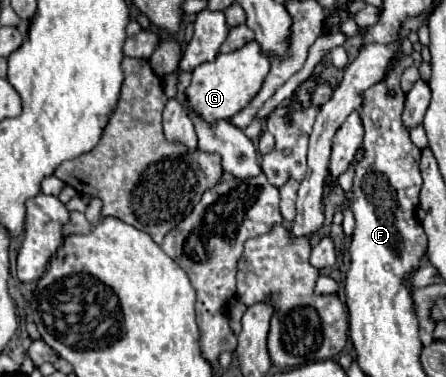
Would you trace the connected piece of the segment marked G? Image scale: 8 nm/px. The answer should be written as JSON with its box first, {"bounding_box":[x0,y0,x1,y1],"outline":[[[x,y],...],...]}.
{"bounding_box":[186,42,270,126],"outline":[[[248,42],[230,54],[218,54],[214,62],[204,62],[194,68],[192,82],[186,88],[186,108],[190,114],[202,118],[210,126],[214,126],[218,120],[228,120],[250,104],[250,100],[262,88],[268,70],[270,60],[260,52],[258,42]]]}

